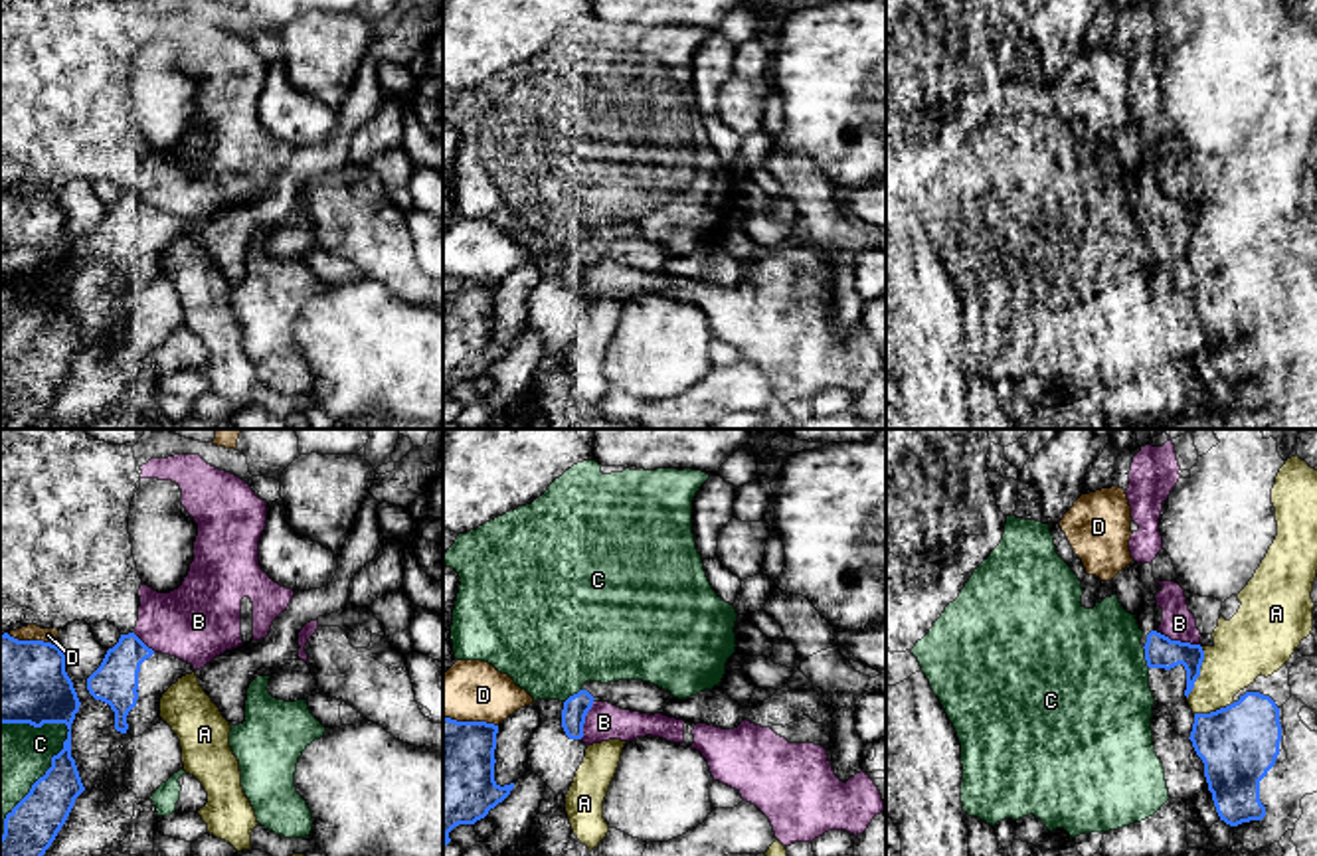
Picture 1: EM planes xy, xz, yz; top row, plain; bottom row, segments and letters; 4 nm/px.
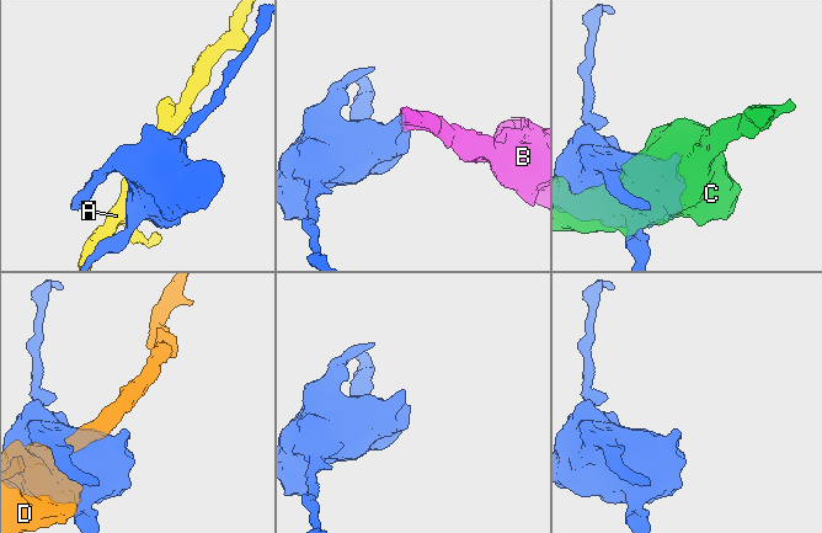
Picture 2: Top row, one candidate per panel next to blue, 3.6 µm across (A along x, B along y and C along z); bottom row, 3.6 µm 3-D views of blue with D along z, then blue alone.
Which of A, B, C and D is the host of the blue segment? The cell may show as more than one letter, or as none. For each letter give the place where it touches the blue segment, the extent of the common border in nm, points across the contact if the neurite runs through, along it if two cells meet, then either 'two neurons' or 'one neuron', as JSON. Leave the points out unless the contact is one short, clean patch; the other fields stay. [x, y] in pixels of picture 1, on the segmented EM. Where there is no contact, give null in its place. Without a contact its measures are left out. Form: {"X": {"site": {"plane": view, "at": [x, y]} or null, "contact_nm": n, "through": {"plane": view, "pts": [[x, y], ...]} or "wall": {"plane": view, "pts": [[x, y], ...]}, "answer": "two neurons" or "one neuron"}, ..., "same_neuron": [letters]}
{"A": {"site": {"plane": "yz", "at": [1199, 673]}, "contact_nm": 220, "answer": "two neurons"}, "B": {"site": {"plane": "xz", "at": [584, 718]}, "contact_nm": 180, "answer": "two neurons"}, "C": {"site": {"plane": "xy", "at": [36, 781]}, "contact_nm": 550, "answer": "two neurons"}, "D": {"site": {"plane": "xz", "at": [471, 722]}, "contact_nm": 220, "answer": "two neurons"}, "same_neuron": []}

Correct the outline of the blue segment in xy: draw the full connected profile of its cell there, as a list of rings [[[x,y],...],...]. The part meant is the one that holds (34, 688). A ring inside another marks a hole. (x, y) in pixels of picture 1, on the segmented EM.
[[[0,635],[0,724],[65,724],[63,749],[30,793],[6,814],[0,856],[44,856],[85,791],[71,757],[79,698],[57,644]]]

